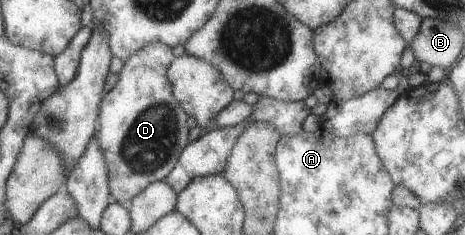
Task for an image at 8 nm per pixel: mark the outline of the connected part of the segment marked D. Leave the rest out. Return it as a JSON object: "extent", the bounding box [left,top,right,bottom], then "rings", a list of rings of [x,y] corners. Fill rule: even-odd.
{"extent":[96,42,191,204],"rings":[[[152,42],[144,46],[130,58],[119,73],[119,82],[105,94],[100,110],[100,127],[96,130],[104,156],[108,160],[108,176],[110,176],[110,194],[120,204],[130,202],[145,192],[154,182],[165,181],[181,160],[184,149],[191,143],[189,112],[174,96],[174,86],[168,78],[170,64],[176,60],[174,50],[162,42]]]}

